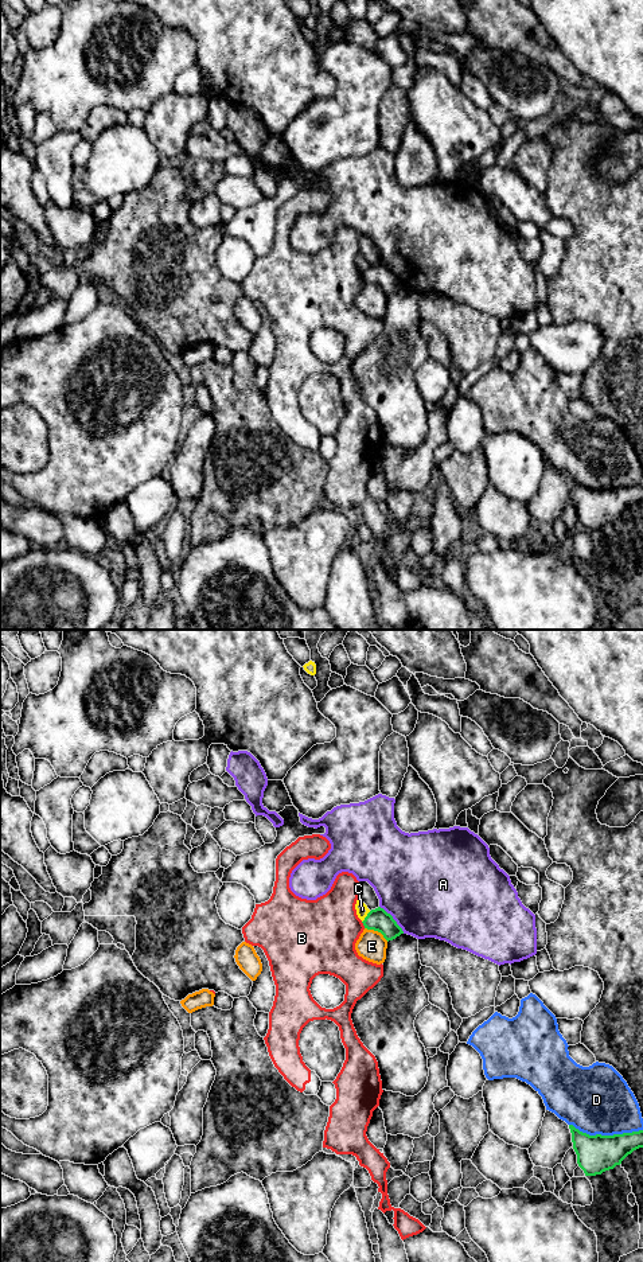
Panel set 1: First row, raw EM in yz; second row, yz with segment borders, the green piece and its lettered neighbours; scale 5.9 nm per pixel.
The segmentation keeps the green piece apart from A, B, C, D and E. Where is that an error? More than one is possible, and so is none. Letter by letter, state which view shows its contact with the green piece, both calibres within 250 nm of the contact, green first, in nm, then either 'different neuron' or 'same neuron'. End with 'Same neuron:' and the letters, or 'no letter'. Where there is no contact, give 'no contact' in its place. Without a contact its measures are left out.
A: yz | 140/500 nm | different neuron
B: yz | 140/400 nm | different neuron
C: yz | 140/70 nm | different neuron
D: yz | 220/400 nm | different neuron
E: yz | 140/180 nm | different neuron
Same neuron: no letter

